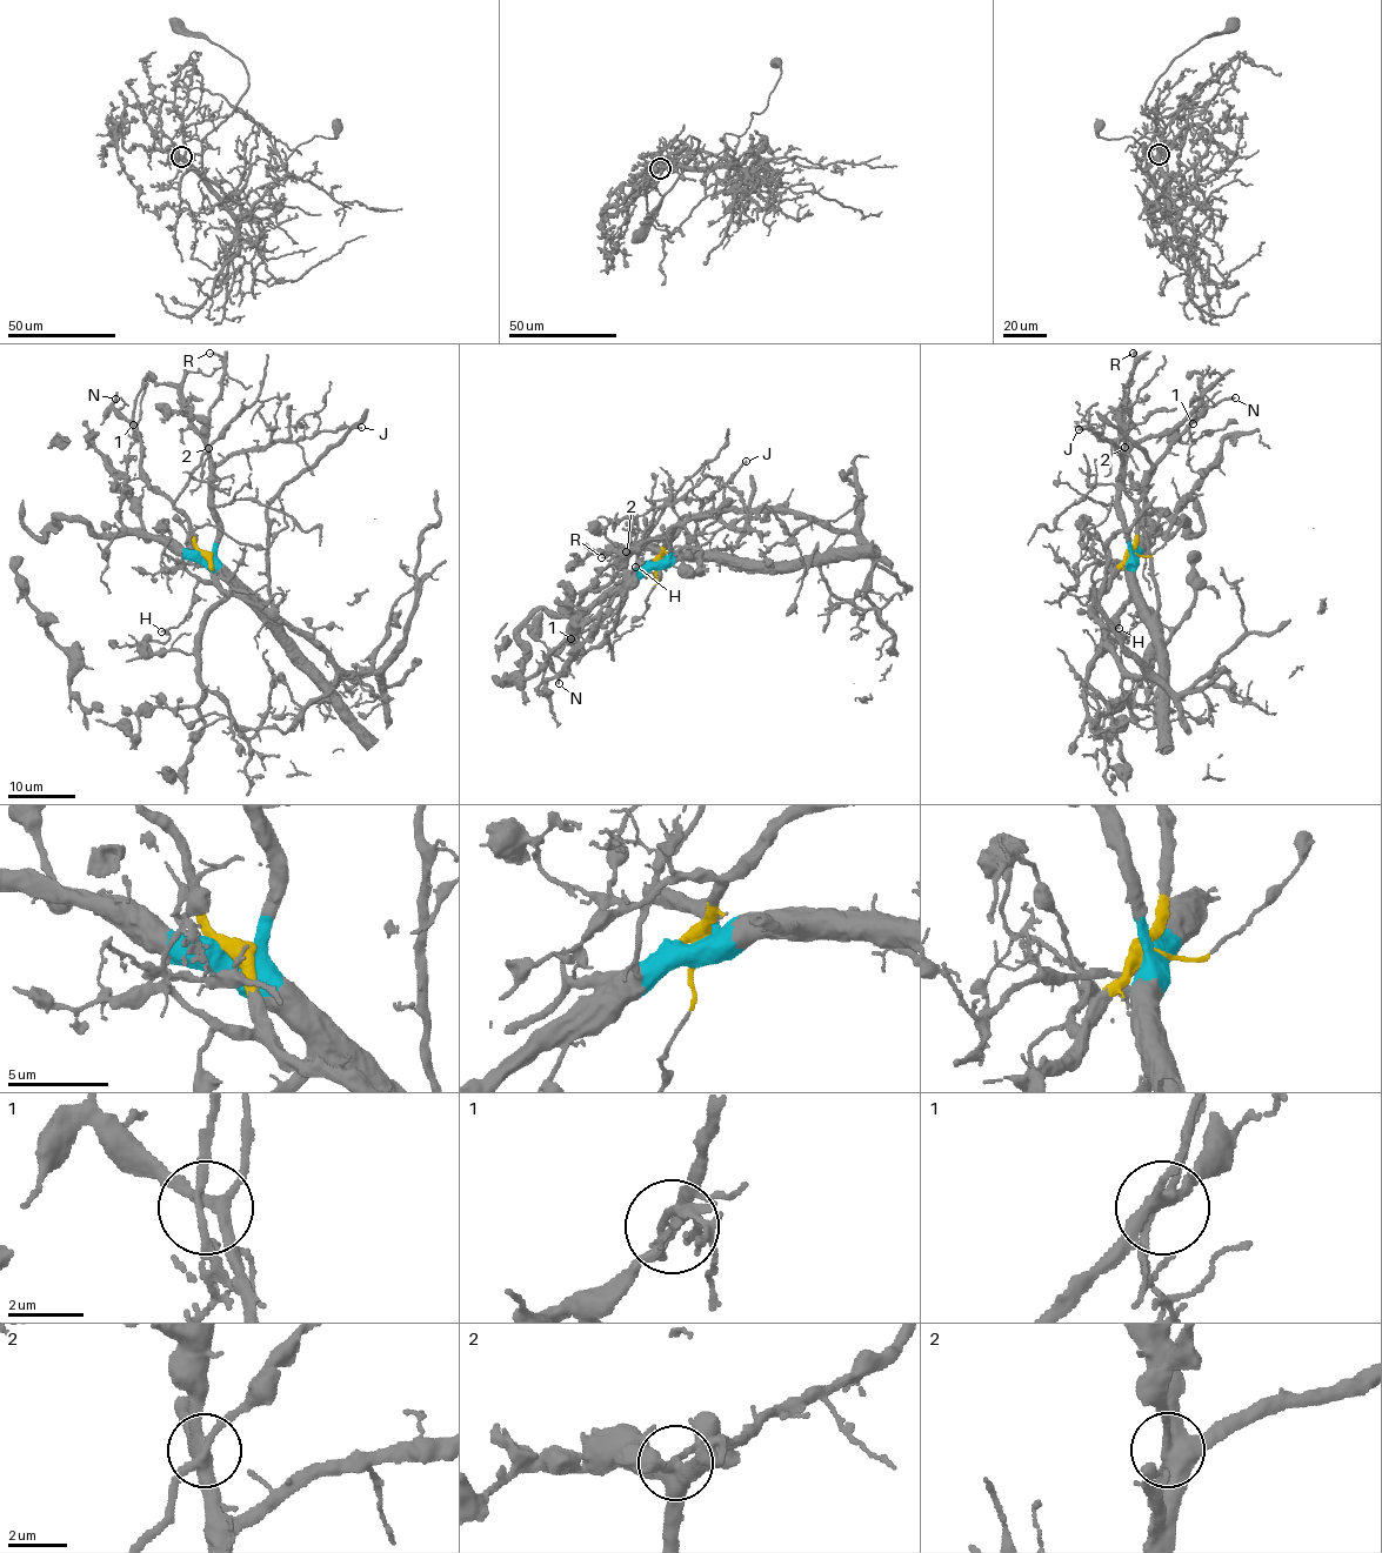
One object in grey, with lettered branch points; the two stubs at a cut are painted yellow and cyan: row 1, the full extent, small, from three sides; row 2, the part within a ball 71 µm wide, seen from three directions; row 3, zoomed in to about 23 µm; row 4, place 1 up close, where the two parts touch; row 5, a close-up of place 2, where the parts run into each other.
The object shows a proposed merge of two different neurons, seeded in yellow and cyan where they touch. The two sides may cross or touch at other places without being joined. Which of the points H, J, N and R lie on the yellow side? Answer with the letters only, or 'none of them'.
H, N

